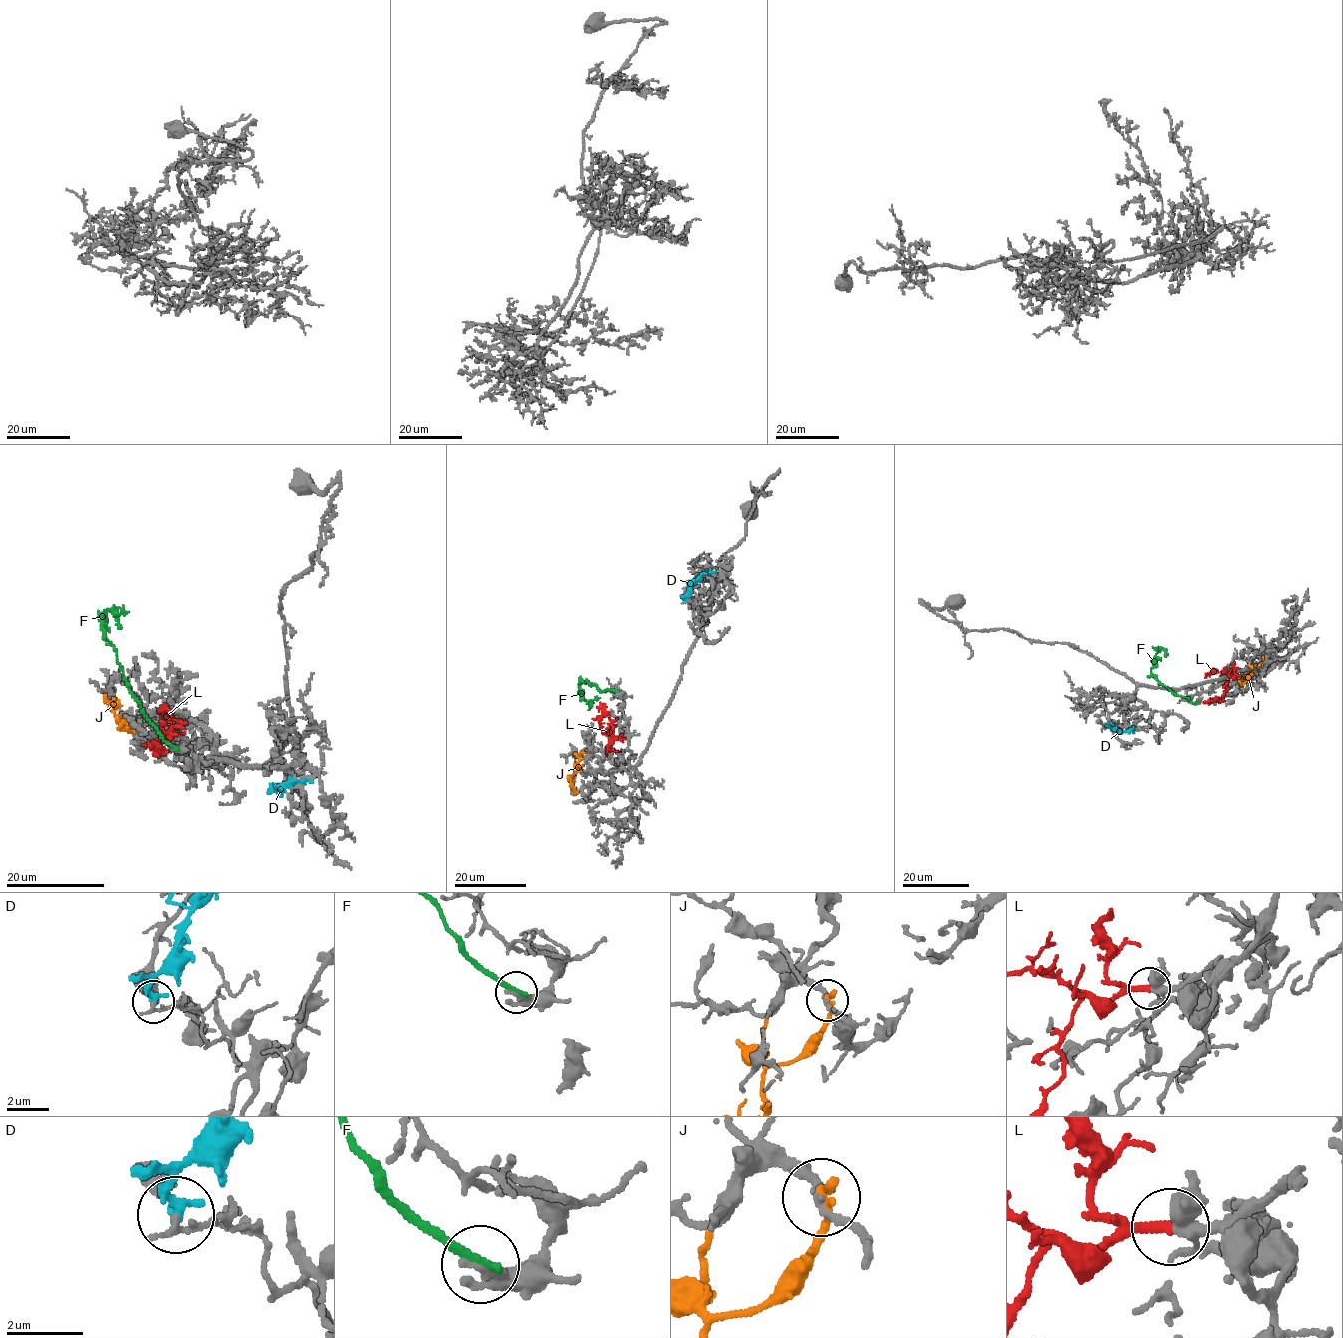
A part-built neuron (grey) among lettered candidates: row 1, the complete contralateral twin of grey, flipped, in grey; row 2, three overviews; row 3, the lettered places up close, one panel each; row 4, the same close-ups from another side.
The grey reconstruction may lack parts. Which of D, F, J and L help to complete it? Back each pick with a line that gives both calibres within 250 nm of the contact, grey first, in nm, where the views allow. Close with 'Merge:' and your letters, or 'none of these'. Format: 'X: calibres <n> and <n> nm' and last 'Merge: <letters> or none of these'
L: calibres 360 and 280 nm
Merge: L

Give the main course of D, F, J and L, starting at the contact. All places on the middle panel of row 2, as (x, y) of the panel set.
D: (684, 600), (689, 587), (702, 573), (715, 571)
F: (616, 691), (604, 692), (586, 681), (579, 682), (581, 697), (590, 707), (591, 702)
J: (576, 792), (571, 778), (579, 760), (577, 756), (587, 752)
L: (607, 752), (611, 741), (602, 731), (599, 722), (603, 705), (599, 703)

